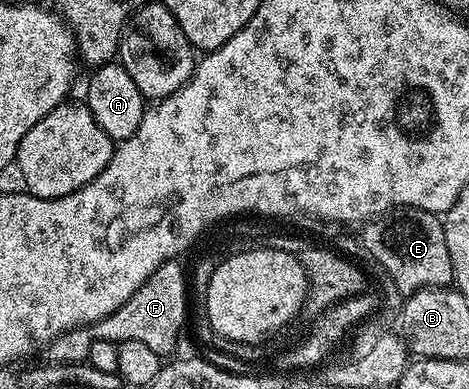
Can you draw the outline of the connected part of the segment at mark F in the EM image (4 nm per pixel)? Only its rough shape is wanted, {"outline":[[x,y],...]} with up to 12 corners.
{"outline":[[167,261],[118,311],[54,339],[47,360],[78,365],[96,339],[167,355],[188,313],[189,278]]}

